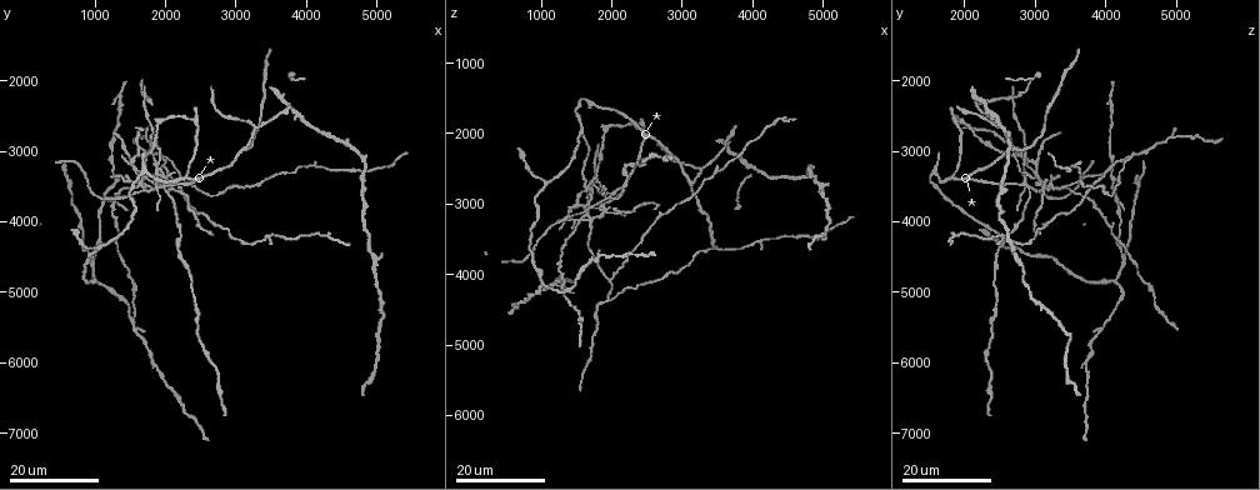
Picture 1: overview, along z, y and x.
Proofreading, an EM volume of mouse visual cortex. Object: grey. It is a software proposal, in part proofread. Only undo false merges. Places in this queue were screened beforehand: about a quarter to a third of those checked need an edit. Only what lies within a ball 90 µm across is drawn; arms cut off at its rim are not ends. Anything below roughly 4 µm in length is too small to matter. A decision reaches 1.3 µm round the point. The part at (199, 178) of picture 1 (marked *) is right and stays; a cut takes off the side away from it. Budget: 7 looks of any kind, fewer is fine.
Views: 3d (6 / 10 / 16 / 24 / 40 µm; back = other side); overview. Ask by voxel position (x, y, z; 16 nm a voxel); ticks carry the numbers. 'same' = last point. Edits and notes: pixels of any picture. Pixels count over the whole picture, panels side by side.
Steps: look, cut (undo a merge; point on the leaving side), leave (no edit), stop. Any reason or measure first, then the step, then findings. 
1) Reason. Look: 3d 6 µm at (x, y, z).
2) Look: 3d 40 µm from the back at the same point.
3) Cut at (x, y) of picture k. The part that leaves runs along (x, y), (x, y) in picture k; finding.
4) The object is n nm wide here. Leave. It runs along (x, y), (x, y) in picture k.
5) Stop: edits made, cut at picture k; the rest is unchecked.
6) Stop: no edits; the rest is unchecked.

Thin arm on a thick one. Look: 3d 16 µm at (3100, 2900, 2700).

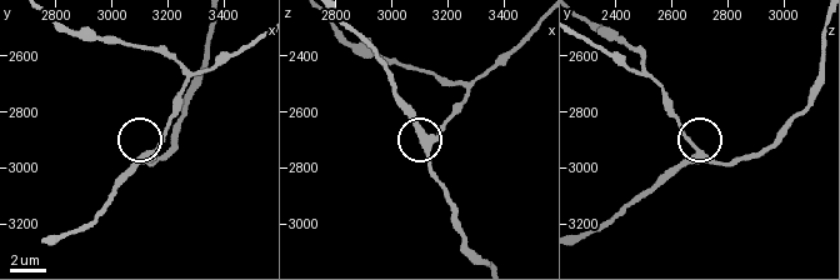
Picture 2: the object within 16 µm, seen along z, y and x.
Look: 3d 6 µm at (3160, 2950, 2710).

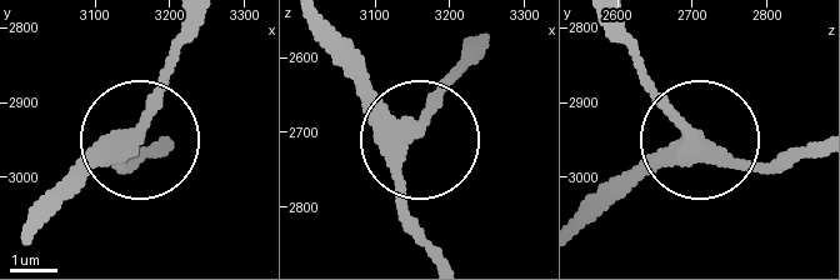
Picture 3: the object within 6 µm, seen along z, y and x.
3 arms meet here. Leave. It runs along (320, 30), (408, 126), (395, 198), (415, 230) in picture 3; one cell here.

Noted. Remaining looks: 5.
Three-way junction. Look: 3d 24 µm at (3300, 2650, 2500).

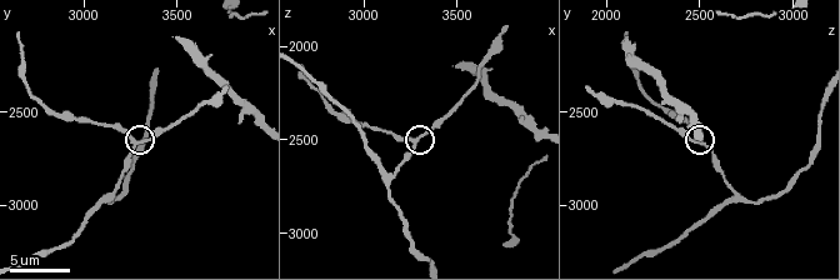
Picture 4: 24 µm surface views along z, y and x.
Look: 3d 6 µm at (3280, 2660, 2500).

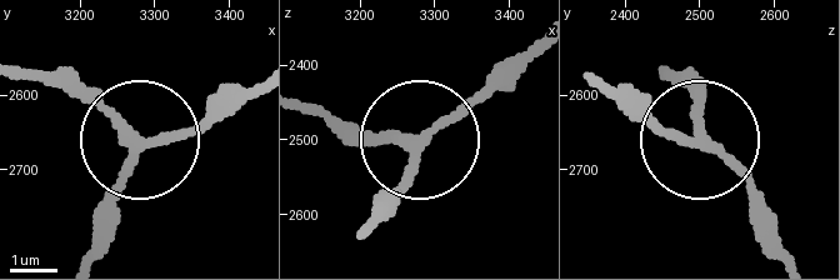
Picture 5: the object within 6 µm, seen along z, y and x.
Look: 3d 6 µm from the back at (3265, 2650, 2500).

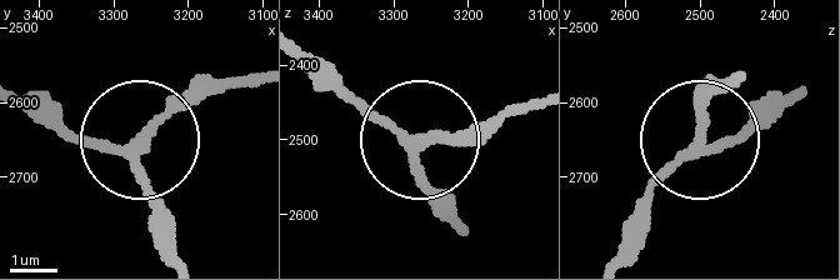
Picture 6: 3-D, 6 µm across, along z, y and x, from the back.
The side arm is 18 µm long. Leave. It runs along (174, 250), (143, 146), (226, 86) in picture 6; all the same cell.

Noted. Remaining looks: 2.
Branch point. Look: 3d 24 µm at (2300, 3300, 1850).

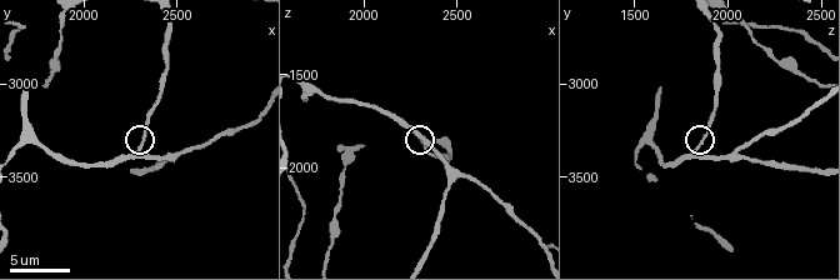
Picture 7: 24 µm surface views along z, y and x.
Zoom in. Look: 3d 10 µm at (2320, 3340, 1820).

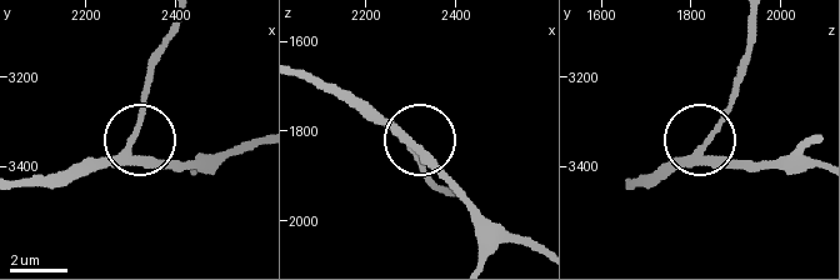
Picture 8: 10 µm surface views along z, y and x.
3 arms meet here. Leave. It runs along (485, 220), (368, 103) in picture 8; all the same cell.

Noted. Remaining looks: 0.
Stop: no edits; the rest is unchecked.

